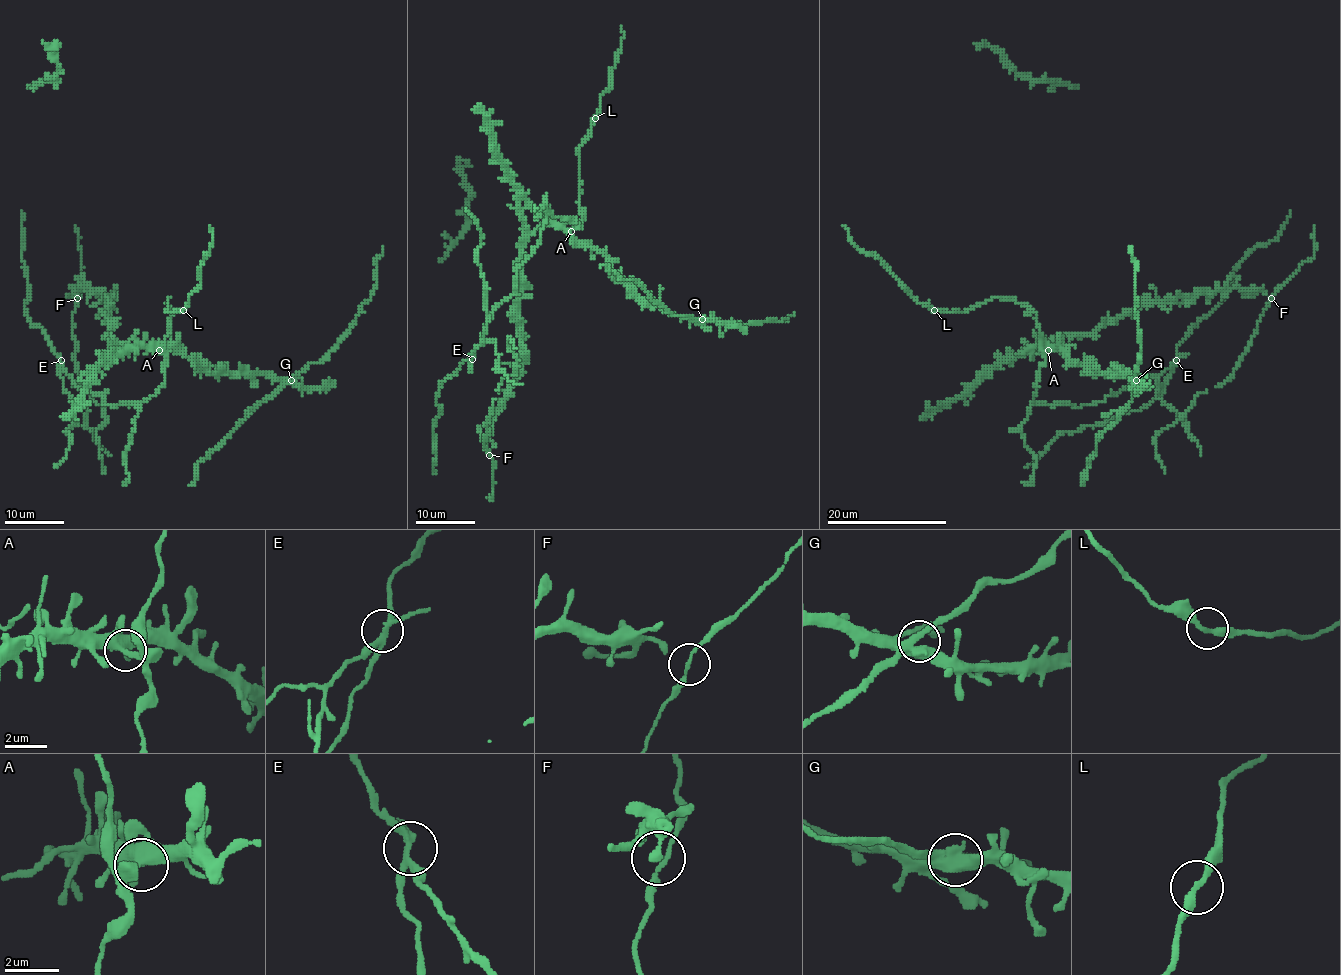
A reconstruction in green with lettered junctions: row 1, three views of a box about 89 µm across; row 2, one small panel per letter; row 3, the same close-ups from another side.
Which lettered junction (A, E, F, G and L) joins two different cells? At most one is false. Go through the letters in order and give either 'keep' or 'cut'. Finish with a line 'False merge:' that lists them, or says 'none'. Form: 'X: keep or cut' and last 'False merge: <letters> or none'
A: keep
E: cut
F: keep
G: keep
L: keep
False merge: E

